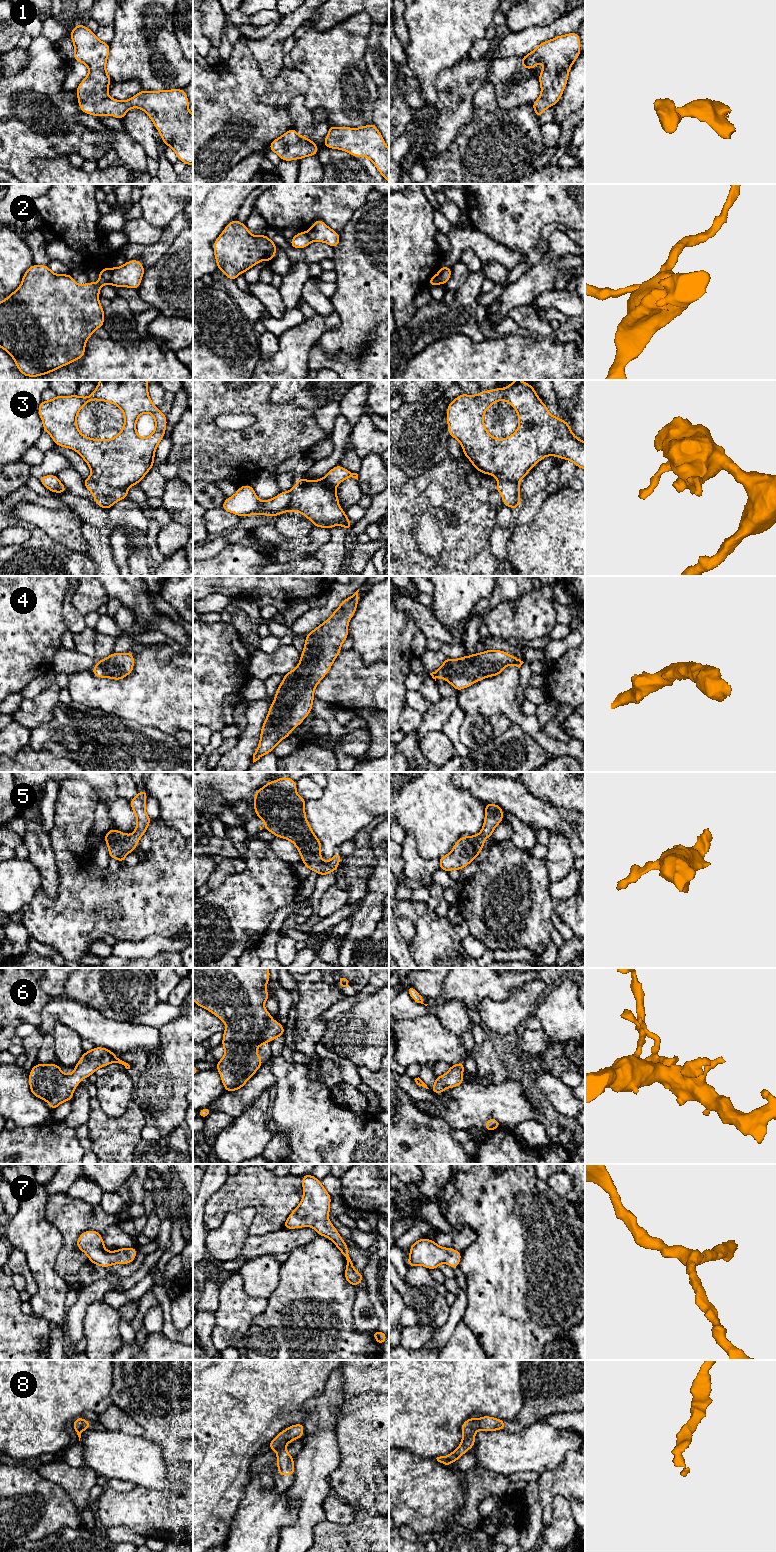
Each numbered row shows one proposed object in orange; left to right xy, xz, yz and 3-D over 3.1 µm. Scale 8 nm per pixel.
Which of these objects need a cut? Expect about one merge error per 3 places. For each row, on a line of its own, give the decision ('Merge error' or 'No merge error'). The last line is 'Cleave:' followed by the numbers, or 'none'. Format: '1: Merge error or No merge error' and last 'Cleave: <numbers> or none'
1: No merge error
2: Merge error
3: Merge error
4: No merge error
5: No merge error
6: No merge error
7: No merge error
8: No merge error
Cleave: 2, 3

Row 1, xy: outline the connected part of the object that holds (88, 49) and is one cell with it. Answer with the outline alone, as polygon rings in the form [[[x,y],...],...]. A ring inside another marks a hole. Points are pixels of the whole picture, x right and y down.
[[[79,23],[70,32],[74,44],[74,61],[86,64],[88,75],[76,88],[81,112],[100,117],[114,116],[122,120],[130,108],[142,109],[152,120],[155,128],[161,135],[163,143],[170,146],[176,153],[179,161],[187,166],[193,165],[193,114],[189,112],[189,100],[184,89],[171,89],[159,91],[141,90],[128,100],[112,99],[108,94],[108,86],[113,80],[107,74],[106,62],[109,56],[110,44],[98,39],[95,32]]]

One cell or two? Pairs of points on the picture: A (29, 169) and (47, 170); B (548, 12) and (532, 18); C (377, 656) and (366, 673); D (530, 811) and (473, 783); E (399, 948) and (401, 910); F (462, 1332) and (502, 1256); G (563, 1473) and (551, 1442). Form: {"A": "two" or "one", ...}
{"A": "two", "B": "one", "C": "two", "D": "one", "E": "two", "F": "two", "G": "two"}

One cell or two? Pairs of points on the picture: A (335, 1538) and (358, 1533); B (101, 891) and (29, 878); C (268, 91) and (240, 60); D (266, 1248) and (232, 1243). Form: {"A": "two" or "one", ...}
{"A": "one", "B": "two", "C": "one", "D": "two"}

